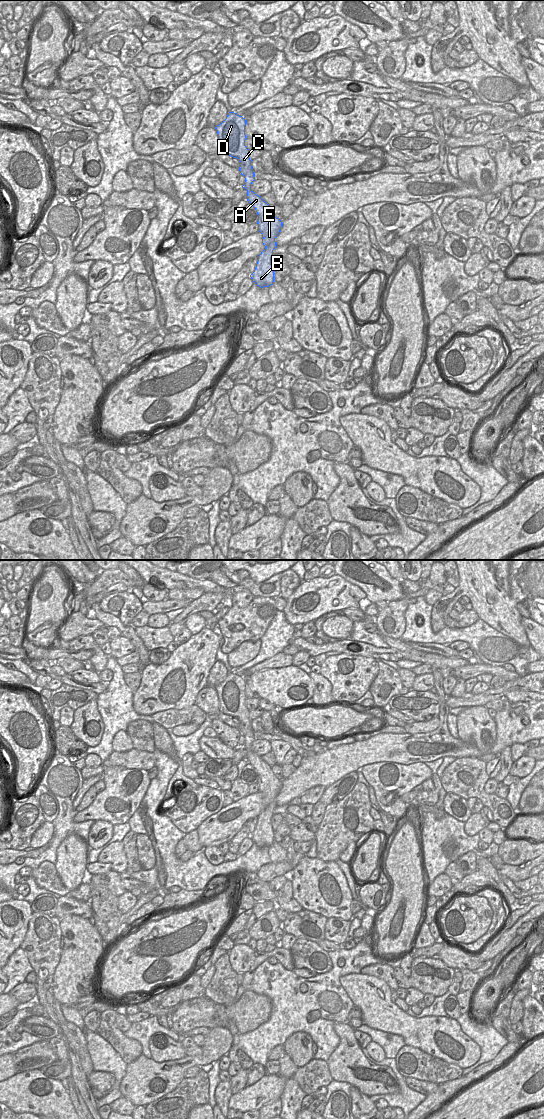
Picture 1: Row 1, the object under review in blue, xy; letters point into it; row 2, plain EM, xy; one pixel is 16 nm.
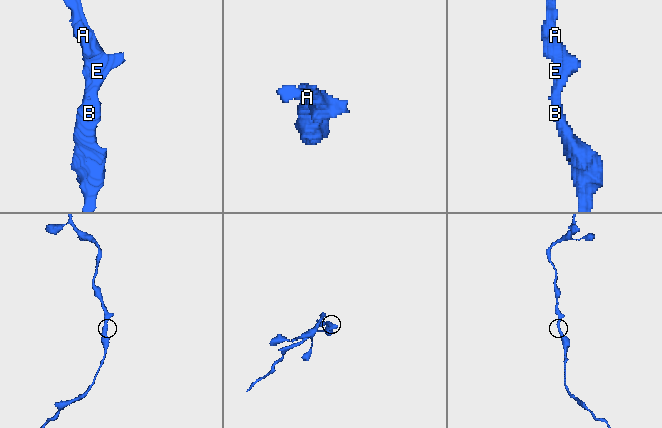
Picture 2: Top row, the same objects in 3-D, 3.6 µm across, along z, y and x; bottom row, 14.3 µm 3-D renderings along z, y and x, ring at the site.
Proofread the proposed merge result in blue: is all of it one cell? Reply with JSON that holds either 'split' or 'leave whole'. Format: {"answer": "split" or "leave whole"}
{"answer": "leave whole"}

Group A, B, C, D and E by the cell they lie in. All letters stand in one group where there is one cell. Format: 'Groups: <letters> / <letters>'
Groups: A B C D E

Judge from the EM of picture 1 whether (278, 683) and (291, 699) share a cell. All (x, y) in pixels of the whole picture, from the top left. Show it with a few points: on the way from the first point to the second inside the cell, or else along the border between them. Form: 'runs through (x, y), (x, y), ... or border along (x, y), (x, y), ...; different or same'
runs through (282, 687), (287, 692), (287, 695); same

